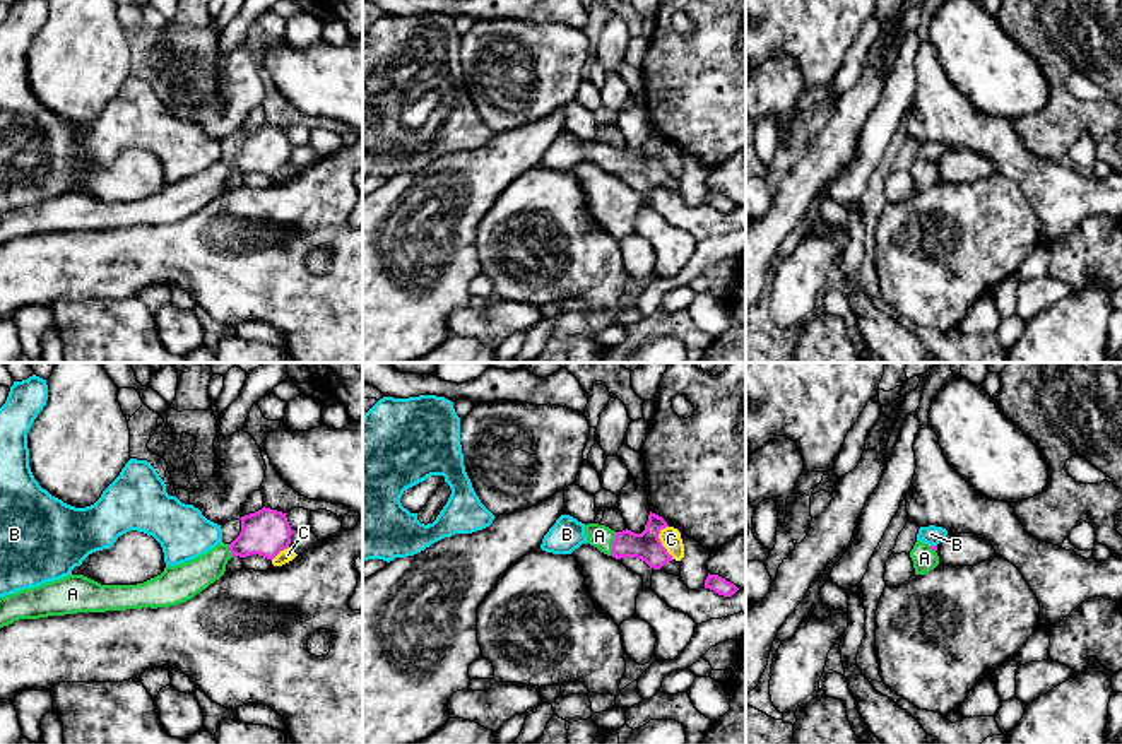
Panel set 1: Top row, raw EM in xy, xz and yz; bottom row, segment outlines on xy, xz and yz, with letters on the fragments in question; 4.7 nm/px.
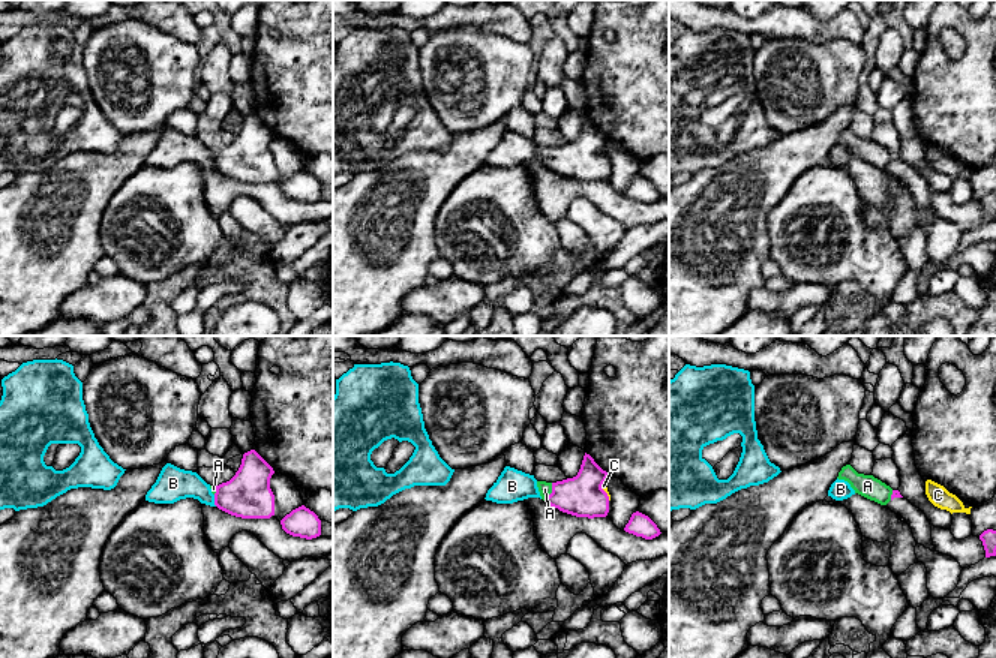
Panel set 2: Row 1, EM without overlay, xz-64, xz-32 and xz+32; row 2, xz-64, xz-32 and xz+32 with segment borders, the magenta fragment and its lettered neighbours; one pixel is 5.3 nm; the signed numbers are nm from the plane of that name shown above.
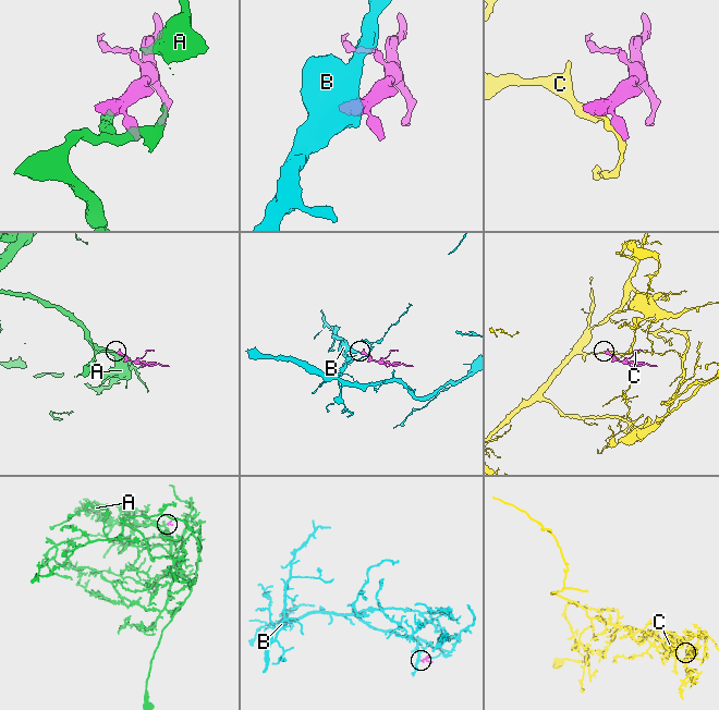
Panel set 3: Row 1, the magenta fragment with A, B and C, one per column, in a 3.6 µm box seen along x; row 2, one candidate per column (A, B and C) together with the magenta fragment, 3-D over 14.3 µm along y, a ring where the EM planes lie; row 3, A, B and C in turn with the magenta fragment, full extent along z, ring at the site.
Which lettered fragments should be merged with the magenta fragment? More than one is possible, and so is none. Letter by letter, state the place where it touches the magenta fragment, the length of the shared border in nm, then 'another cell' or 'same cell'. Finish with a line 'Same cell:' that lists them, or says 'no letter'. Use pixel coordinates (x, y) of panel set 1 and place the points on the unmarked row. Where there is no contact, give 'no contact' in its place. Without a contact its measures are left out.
A: meets magenta in xz at (613, 161); contact 120 nm long; same cell
B: meets magenta in yz at (934, 163); contact 30 nm long; another cell
C: meets magenta in xz at (661, 159); contact 160 nm long; another cell
Same cell: A

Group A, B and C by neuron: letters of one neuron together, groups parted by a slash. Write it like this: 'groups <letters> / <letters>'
groups A / B / C

